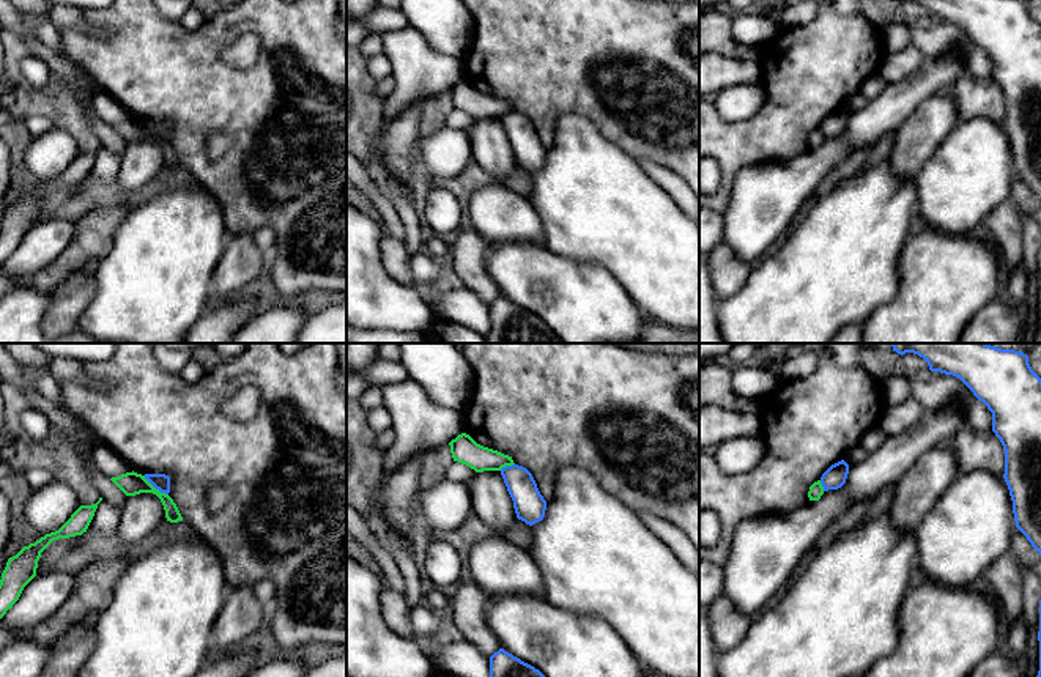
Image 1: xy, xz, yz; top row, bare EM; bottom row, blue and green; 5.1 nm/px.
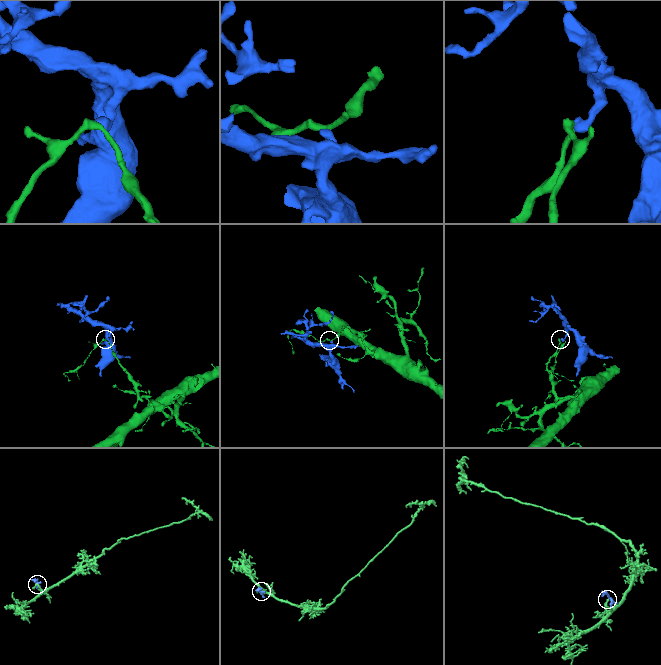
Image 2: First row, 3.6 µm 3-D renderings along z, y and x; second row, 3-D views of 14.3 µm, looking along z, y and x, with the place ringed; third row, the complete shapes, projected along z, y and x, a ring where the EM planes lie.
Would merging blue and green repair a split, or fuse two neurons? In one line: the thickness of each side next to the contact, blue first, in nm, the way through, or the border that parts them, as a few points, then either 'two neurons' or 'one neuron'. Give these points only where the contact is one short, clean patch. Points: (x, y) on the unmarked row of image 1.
calibres 90 and 120 nm; border xy (144, 123), (167, 142); two neurons

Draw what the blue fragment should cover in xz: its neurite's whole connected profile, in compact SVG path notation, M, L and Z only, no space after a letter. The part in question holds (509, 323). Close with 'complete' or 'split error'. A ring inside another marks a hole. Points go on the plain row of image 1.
M499 296L490 304L487 343L564 343L539 316Z; complete

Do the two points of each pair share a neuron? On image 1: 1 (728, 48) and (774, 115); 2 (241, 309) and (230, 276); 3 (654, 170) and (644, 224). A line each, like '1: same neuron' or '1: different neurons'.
1: different neurons
2: different neurons
3: different neurons

